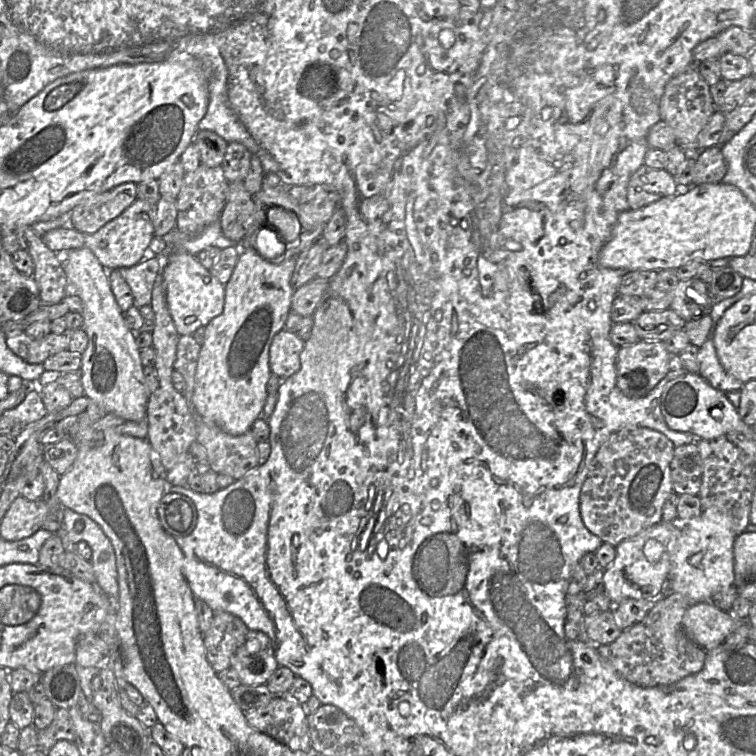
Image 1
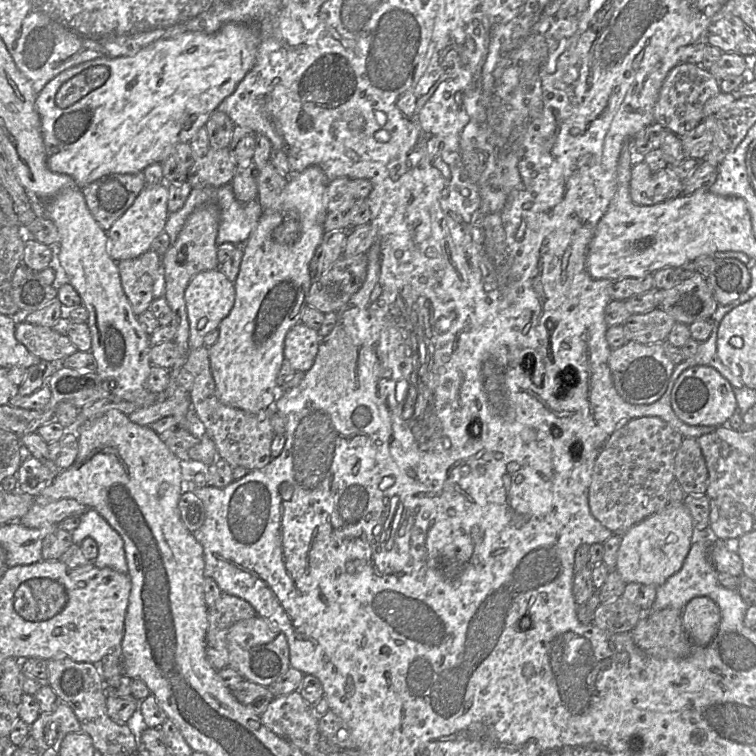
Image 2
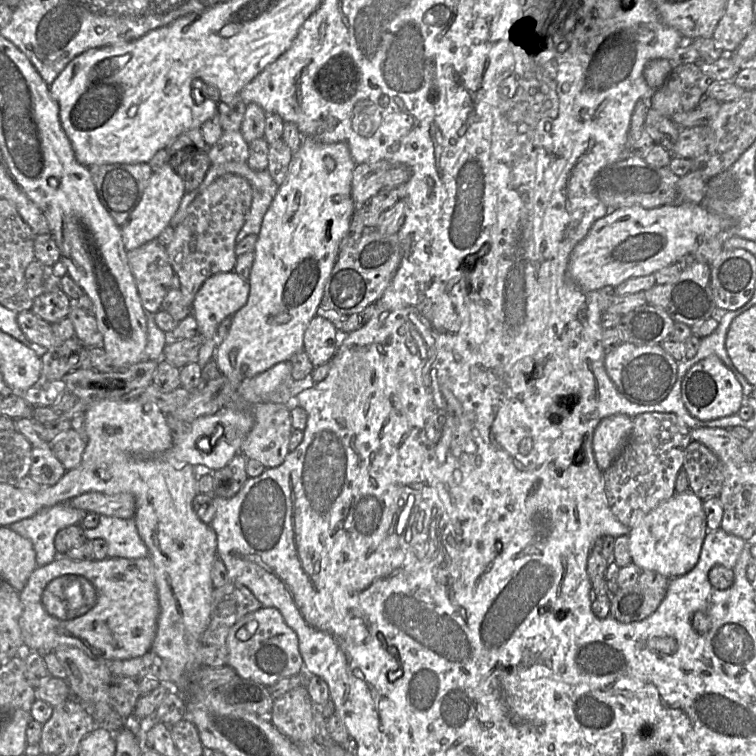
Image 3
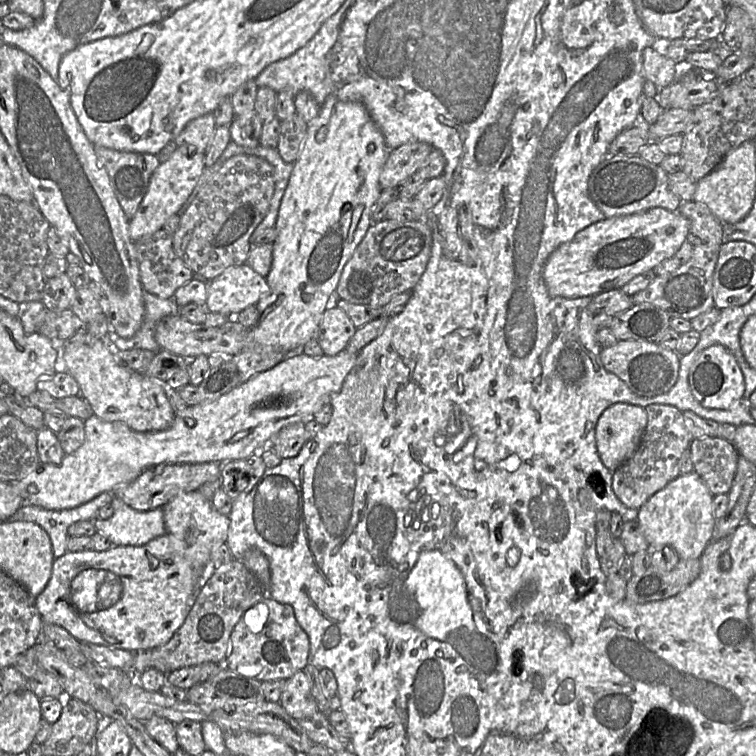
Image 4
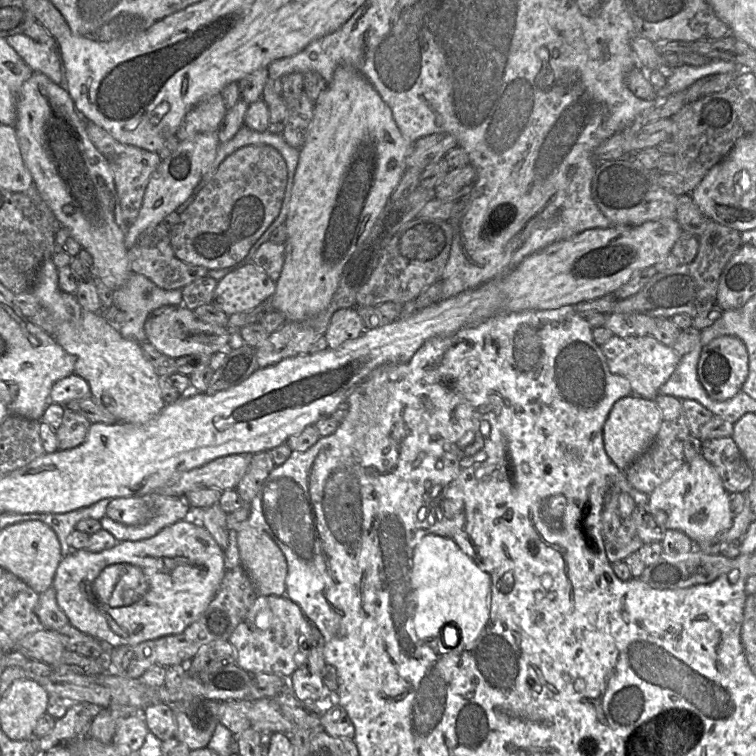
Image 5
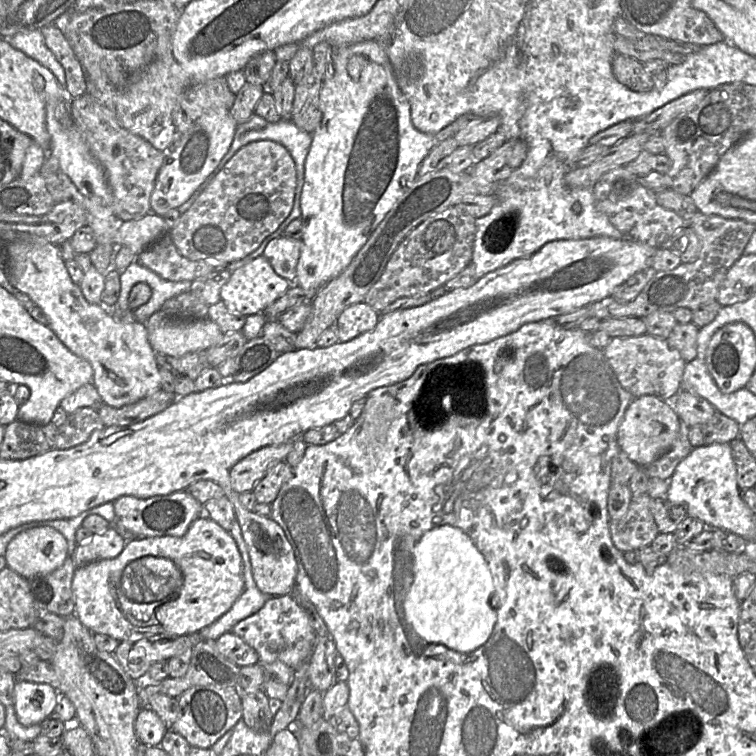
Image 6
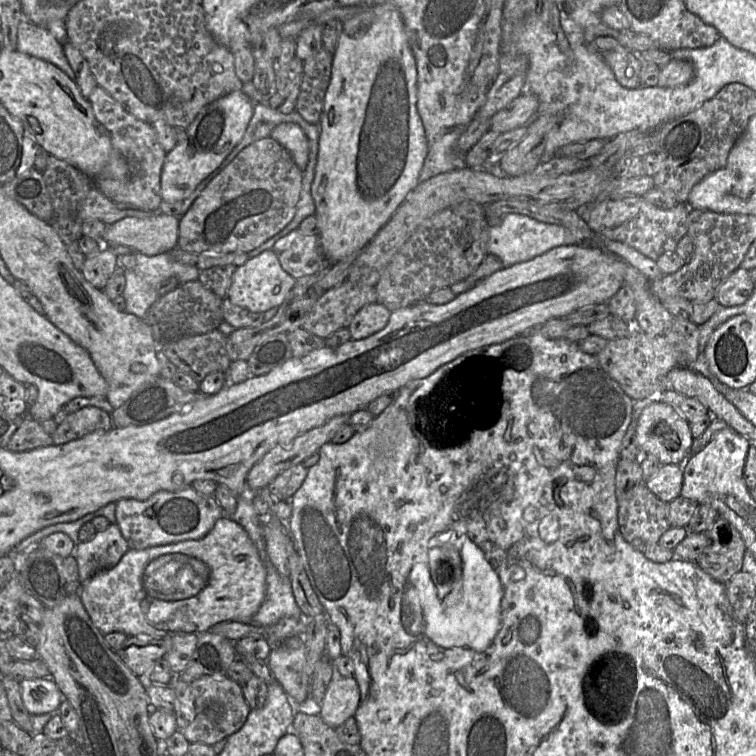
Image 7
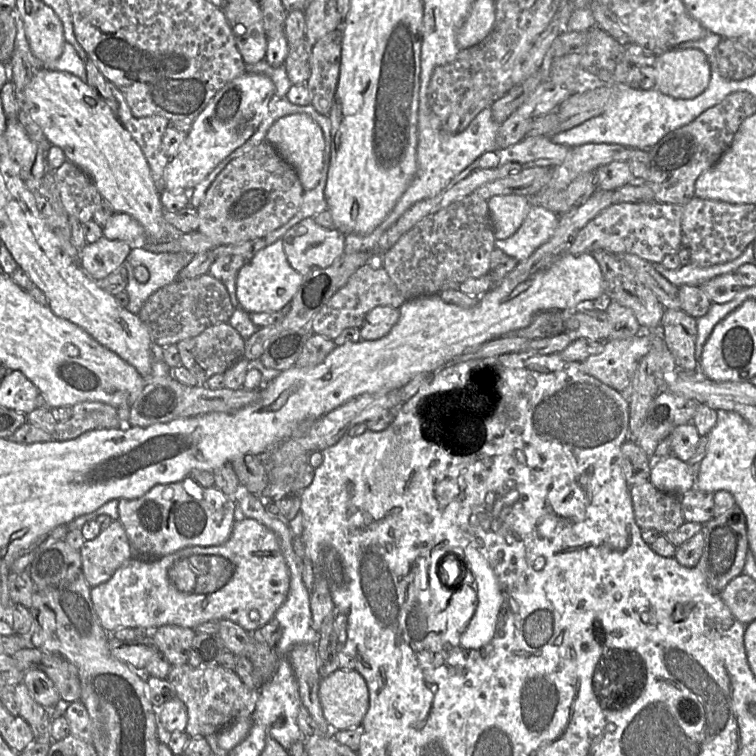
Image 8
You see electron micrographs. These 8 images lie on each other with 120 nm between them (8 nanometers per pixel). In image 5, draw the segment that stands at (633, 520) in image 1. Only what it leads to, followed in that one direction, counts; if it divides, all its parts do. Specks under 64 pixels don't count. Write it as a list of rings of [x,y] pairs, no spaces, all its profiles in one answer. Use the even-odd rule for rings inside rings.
[[[658,395],[655,402],[661,412],[661,427],[651,446],[640,455],[626,470],[624,476],[628,484],[635,490],[651,494],[658,486],[667,481],[684,463],[683,448],[690,435],[687,419],[680,399]]]

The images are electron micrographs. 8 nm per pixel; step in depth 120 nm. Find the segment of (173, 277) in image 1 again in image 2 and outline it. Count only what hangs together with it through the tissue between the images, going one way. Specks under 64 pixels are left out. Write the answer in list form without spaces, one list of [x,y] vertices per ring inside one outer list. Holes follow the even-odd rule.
[[[220,269],[202,271],[189,282],[184,298],[189,321],[188,344],[190,349],[197,349],[204,345],[205,336],[218,329],[221,321],[233,308],[235,301],[234,283]]]

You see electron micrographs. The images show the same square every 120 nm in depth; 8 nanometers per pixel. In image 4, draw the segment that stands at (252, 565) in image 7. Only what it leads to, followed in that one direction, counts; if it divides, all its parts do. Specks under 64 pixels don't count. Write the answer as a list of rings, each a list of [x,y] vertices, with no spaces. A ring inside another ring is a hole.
[[[164,534],[142,546],[112,546],[106,551],[66,552],[53,562],[51,577],[45,589],[35,597],[35,606],[43,623],[52,623],[65,628],[79,642],[92,643],[123,649],[131,652],[145,651],[165,644],[185,621],[195,602],[204,570],[195,568],[182,554],[182,543],[168,534]]]

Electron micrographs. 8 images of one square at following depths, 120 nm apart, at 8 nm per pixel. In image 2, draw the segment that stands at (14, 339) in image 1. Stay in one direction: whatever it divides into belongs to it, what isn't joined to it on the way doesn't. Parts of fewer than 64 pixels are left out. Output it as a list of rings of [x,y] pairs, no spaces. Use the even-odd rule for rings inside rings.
[[[23,320],[16,325],[15,338],[32,354],[47,362],[63,360],[78,351],[67,335]]]

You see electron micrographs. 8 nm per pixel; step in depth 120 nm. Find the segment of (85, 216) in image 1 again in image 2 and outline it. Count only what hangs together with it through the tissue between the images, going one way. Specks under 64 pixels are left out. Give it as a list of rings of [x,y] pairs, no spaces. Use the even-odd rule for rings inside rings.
[[[144,171],[109,174],[82,188],[89,211],[105,231],[134,203],[145,188]]]

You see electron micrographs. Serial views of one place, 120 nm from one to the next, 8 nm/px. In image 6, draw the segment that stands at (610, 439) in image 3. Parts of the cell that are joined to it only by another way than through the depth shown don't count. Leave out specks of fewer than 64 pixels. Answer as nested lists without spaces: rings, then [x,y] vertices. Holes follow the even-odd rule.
[[[651,395],[636,397],[629,404],[618,427],[619,449],[639,467],[647,466],[671,448],[678,436],[680,425],[680,418],[670,401]]]

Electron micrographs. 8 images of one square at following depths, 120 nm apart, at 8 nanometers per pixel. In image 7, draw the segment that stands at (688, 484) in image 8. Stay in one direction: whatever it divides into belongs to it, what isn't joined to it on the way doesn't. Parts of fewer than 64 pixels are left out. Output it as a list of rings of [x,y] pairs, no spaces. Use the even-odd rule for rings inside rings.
[[[685,463],[661,464],[655,475],[645,482],[648,489],[666,503],[678,498],[683,485]]]

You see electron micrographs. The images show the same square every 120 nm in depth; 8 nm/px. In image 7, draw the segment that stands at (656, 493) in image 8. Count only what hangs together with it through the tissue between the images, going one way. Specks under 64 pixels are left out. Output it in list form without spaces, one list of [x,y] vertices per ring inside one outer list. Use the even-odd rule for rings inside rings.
[[[645,483],[637,487],[626,498],[618,501],[618,525],[623,538],[631,543],[636,538],[646,543],[658,543],[661,536],[671,528],[668,521],[669,505],[654,495]]]

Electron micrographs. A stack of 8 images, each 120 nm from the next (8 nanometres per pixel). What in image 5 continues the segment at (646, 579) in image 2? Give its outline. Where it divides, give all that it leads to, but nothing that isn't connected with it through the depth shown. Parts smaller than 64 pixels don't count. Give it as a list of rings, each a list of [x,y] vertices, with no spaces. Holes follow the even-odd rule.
[[[701,454],[690,461],[684,461],[667,481],[648,496],[648,505],[667,515],[664,528],[684,532],[694,544],[728,530],[735,516],[730,507],[729,493],[719,474]]]

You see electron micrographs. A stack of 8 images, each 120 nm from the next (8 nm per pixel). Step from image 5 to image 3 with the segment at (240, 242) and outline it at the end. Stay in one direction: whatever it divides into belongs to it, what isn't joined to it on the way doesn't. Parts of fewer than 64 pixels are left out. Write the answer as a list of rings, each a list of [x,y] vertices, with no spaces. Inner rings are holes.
[[[232,174],[221,176],[193,200],[185,217],[175,228],[174,239],[166,249],[169,262],[179,279],[179,289],[190,306],[197,291],[206,279],[216,273],[229,272],[234,269],[238,257],[235,253],[237,235],[245,223],[252,196],[252,187],[247,179]]]

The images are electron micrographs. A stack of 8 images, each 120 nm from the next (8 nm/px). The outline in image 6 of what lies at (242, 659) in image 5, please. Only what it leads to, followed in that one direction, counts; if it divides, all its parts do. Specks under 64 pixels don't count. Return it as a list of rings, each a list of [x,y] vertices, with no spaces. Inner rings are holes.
[[[291,595],[269,597],[258,612],[238,622],[230,632],[256,650],[258,663],[280,661],[293,669],[310,657],[316,644],[316,634],[308,617]]]

